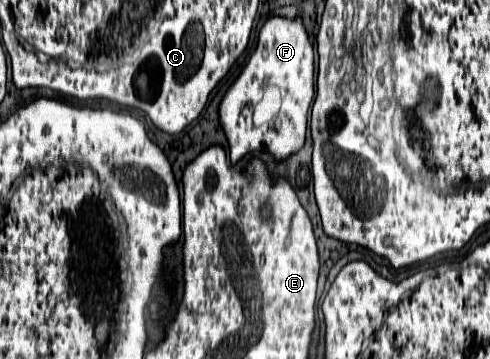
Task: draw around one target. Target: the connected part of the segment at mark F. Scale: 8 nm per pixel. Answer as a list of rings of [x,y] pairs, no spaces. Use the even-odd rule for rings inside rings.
[[[272,17],[264,23],[264,27],[260,29],[258,35],[258,45],[248,61],[248,65],[242,69],[240,77],[230,85],[230,89],[226,91],[222,103],[220,103],[220,123],[224,127],[224,133],[228,137],[228,145],[232,147],[232,163],[238,163],[242,157],[252,155],[256,151],[262,149],[262,143],[266,145],[266,149],[276,157],[276,159],[286,159],[288,155],[296,153],[302,149],[304,139],[306,139],[306,127],[308,127],[308,115],[314,103],[314,49],[312,43],[308,39],[308,33],[304,31],[304,25],[300,19],[284,19],[284,17]],[[266,87],[278,87],[282,93],[282,107],[278,111],[278,115],[274,117],[272,123],[264,125],[264,127],[256,127],[252,121],[252,111],[258,105],[258,101],[262,99],[262,93]]]

